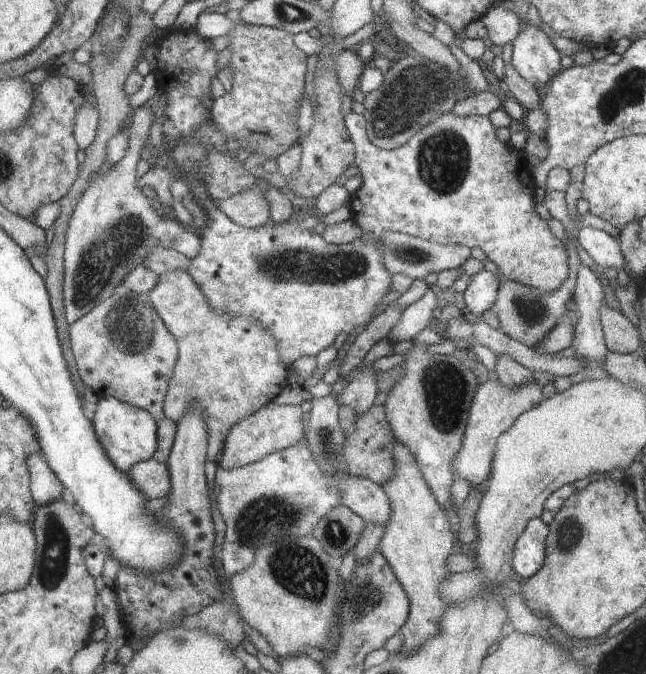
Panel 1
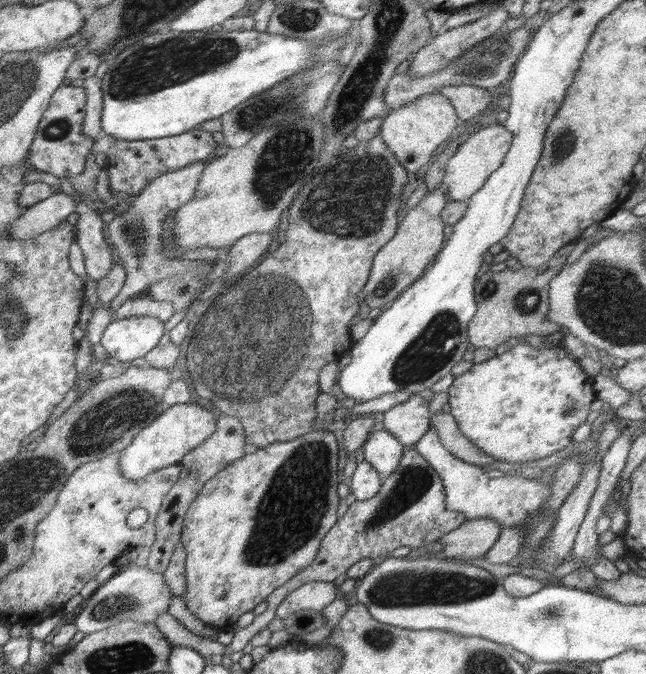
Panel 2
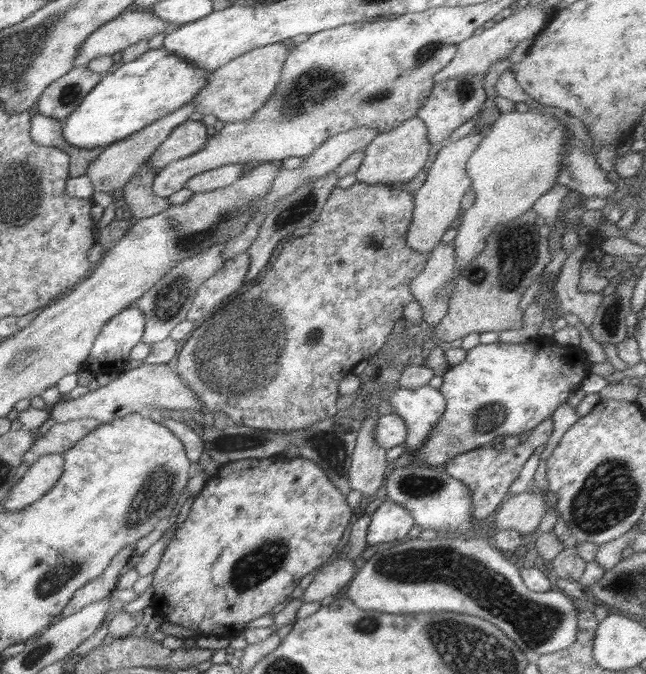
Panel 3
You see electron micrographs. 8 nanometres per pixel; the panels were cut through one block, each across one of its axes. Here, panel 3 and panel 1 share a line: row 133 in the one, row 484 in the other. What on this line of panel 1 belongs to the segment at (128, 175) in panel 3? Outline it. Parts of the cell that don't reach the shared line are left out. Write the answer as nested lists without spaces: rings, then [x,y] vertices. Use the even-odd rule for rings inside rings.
[[[151,458],[138,462],[126,474],[134,486],[142,492],[144,500],[156,500],[156,498],[168,495],[170,474],[168,474],[166,463],[162,464],[162,462],[156,462],[154,458]]]

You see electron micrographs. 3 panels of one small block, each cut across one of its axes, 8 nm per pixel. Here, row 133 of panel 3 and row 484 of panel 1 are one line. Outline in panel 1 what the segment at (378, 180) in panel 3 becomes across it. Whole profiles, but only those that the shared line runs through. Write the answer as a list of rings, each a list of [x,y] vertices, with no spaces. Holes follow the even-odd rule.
[[[396,438],[392,456],[394,474],[390,476],[390,480],[380,484],[386,498],[390,500],[390,518],[383,527],[379,550],[392,567],[410,603],[409,618],[400,630],[402,646],[398,654],[414,654],[424,642],[438,636],[442,614],[448,610],[448,604],[442,600],[438,588],[448,576],[446,558],[457,551],[458,547],[445,509],[436,502],[410,450]]]

